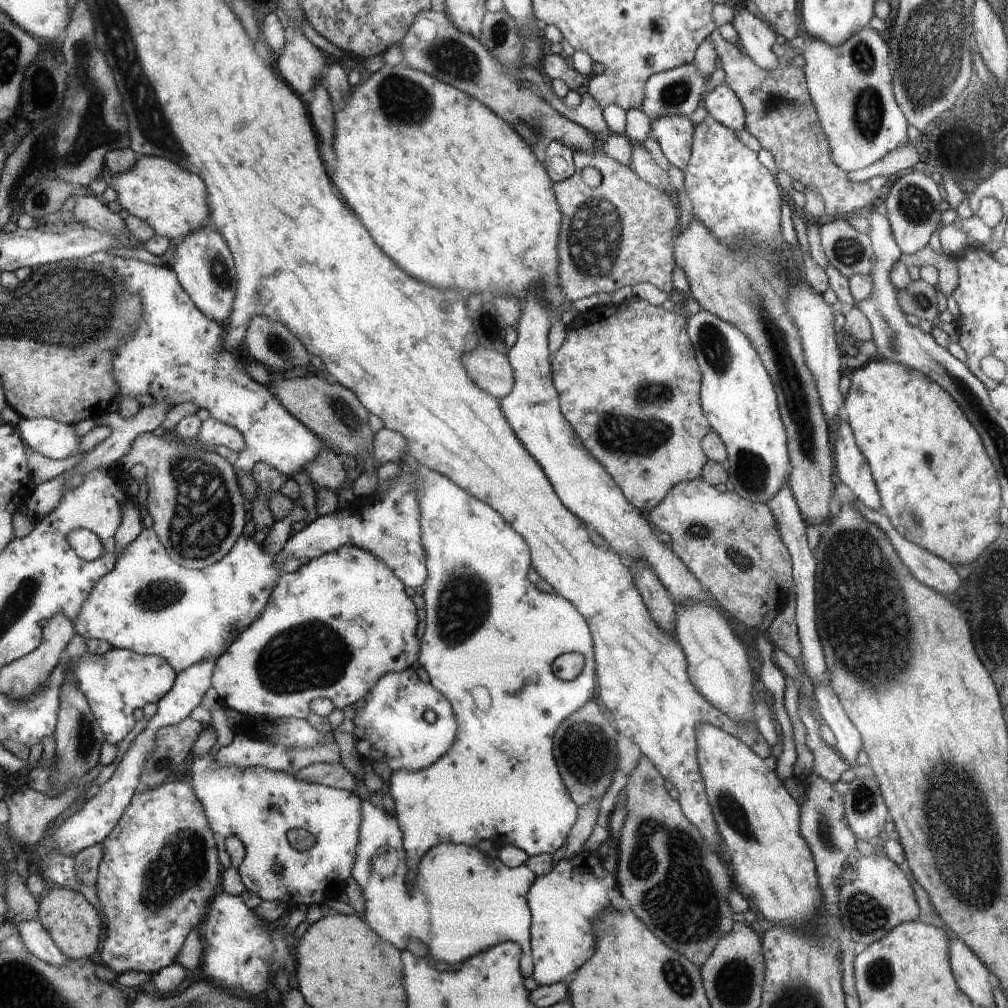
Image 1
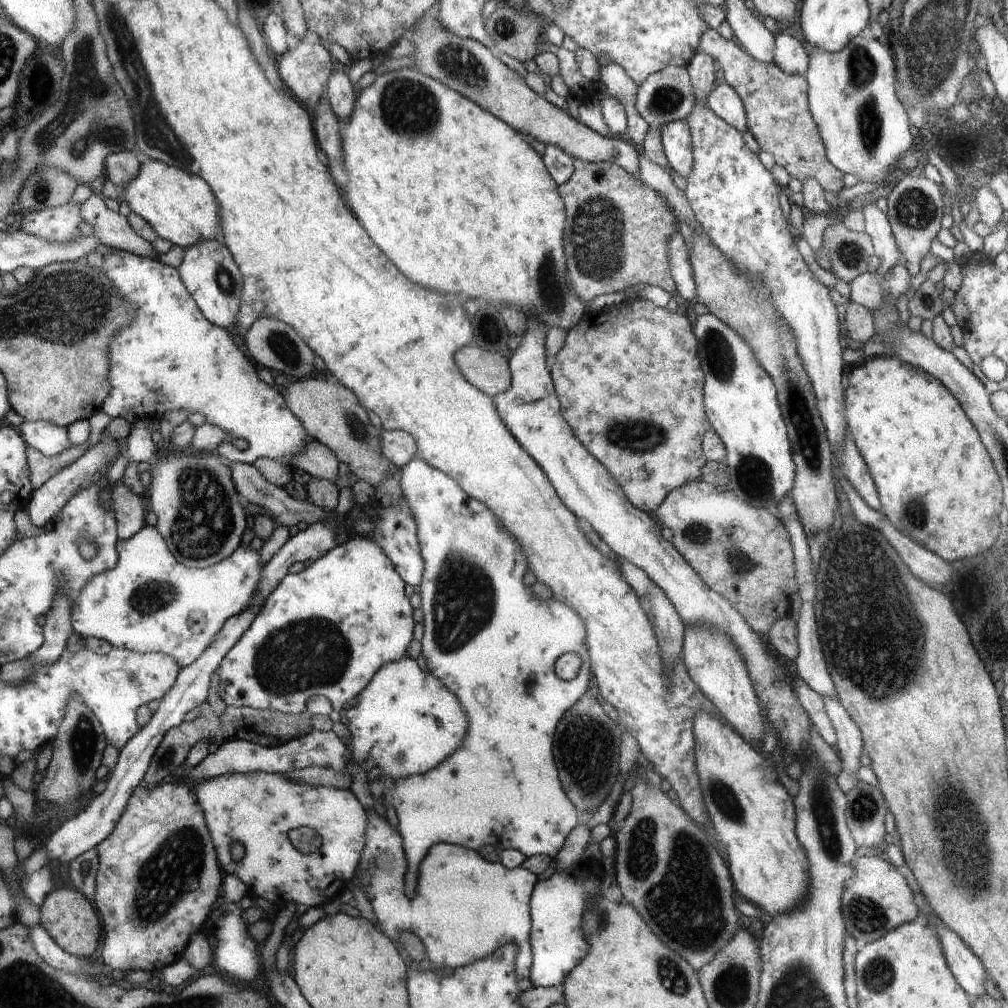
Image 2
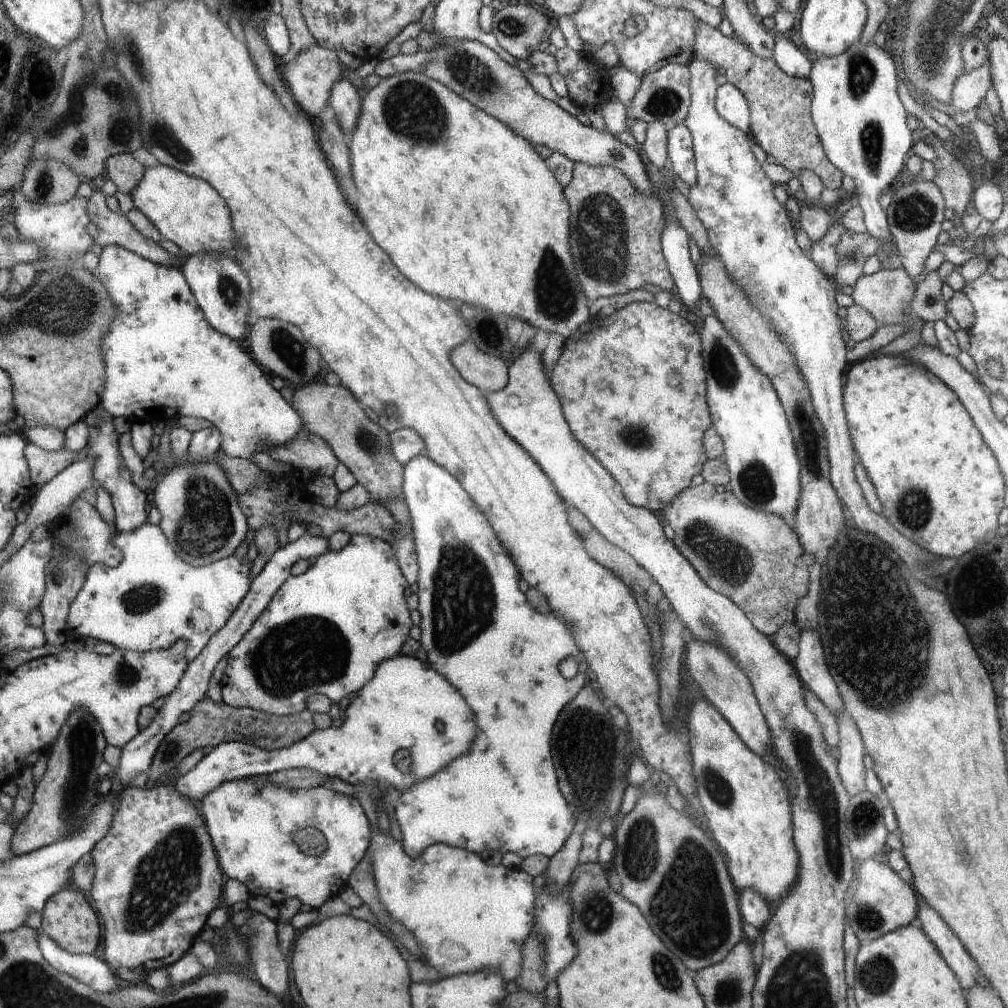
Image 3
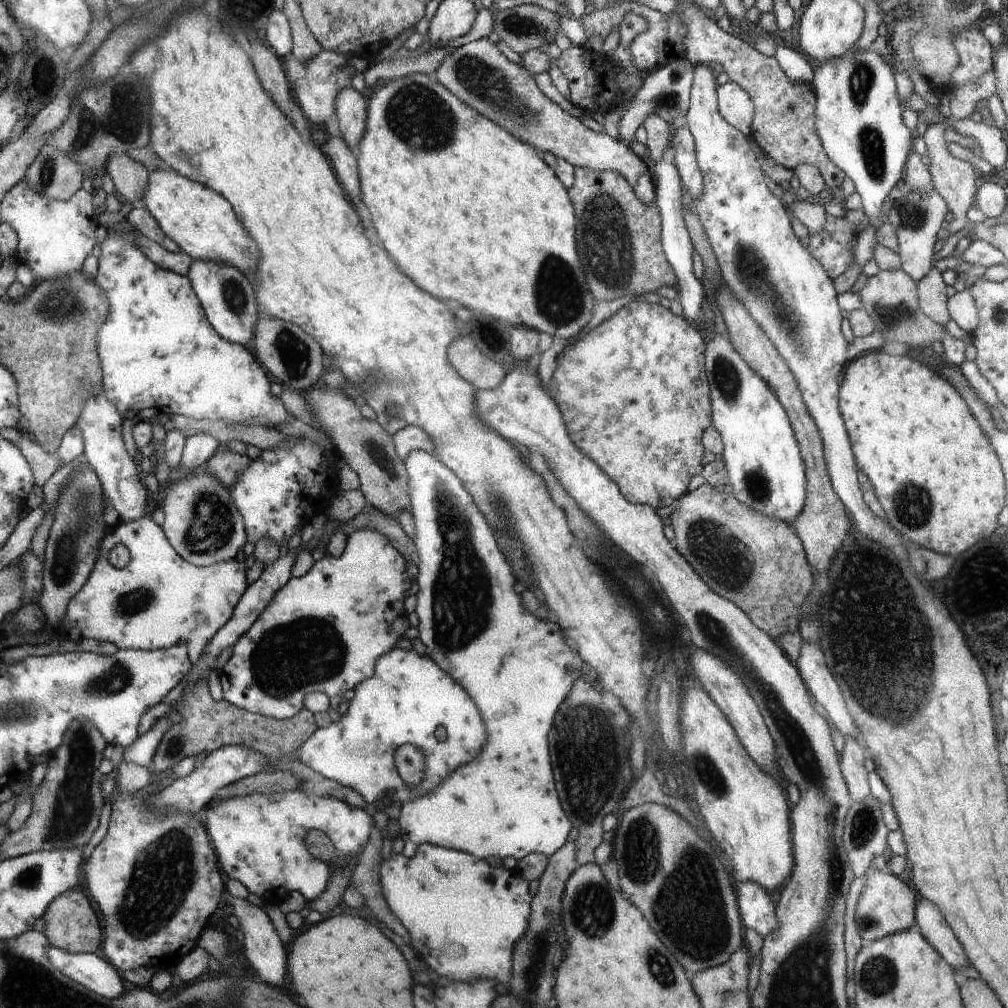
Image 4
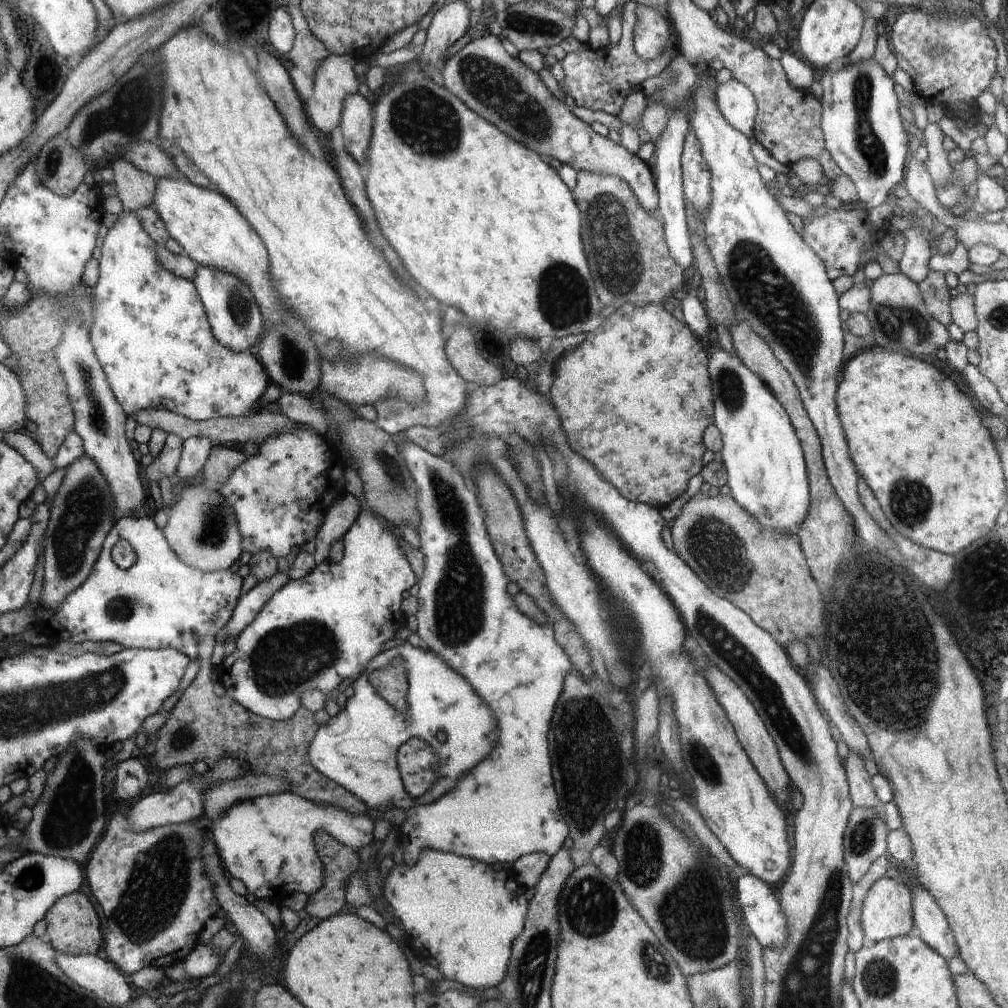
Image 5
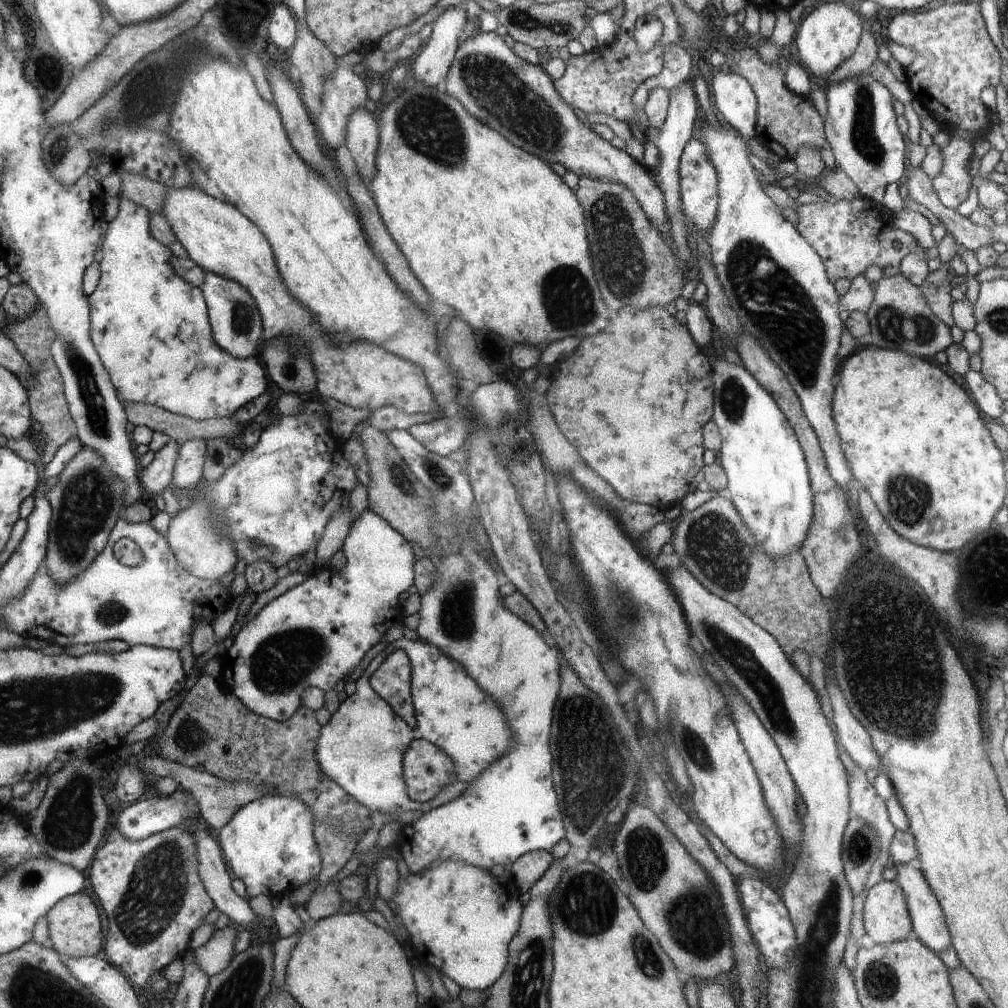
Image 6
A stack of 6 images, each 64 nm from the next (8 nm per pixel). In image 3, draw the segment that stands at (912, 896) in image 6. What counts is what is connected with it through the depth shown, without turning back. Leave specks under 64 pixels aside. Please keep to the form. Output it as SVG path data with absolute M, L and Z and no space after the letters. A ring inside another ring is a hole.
M919 901L917 925L921 927L926 936L930 937L932 944L947 962L952 972L959 978L963 988L972 988L976 983L976 972L980 968L968 954L962 942L954 931L940 918L940 914L930 908L925 901Z

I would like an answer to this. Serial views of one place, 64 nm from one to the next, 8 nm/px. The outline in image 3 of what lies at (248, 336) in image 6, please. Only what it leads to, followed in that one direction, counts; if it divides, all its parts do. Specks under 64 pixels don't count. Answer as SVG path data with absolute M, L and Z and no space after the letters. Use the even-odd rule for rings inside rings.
M204 252L188 256L181 271L210 326L216 332L239 343L246 340L250 327L248 325L250 282L241 265L234 262L228 254Z

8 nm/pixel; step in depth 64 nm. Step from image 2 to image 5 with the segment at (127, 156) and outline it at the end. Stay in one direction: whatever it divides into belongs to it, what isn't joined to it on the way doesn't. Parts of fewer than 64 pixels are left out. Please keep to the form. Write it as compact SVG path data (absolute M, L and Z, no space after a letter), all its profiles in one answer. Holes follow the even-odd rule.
M117 157L112 162L112 172L112 181L116 184L123 210L136 210L152 206L157 178L138 170L136 166L132 166L131 162L122 160L122 157Z

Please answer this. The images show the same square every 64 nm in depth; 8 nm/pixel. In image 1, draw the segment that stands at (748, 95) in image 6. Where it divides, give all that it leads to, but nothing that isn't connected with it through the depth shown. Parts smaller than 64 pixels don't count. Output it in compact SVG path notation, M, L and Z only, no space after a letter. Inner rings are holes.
M713 84L704 98L707 114L730 130L740 132L745 126L745 110L734 91L724 84Z

